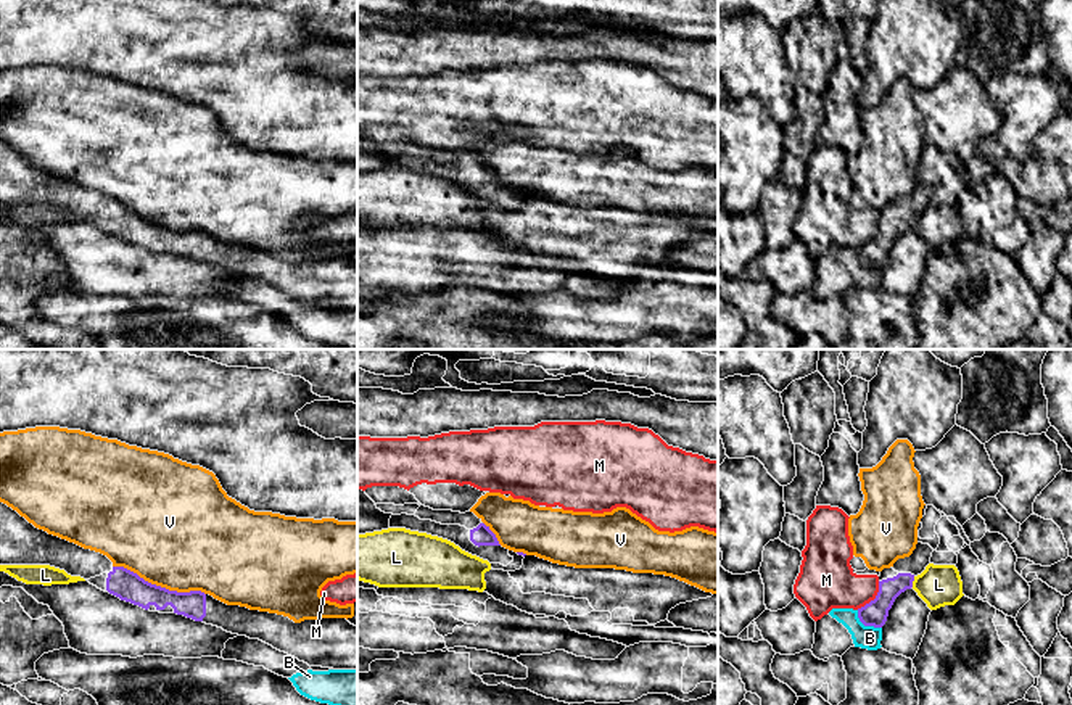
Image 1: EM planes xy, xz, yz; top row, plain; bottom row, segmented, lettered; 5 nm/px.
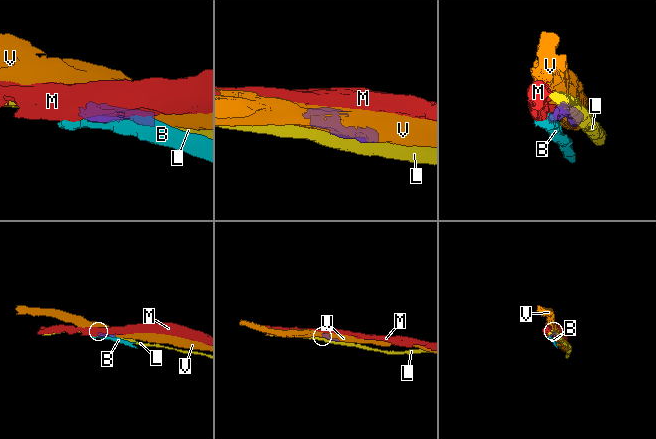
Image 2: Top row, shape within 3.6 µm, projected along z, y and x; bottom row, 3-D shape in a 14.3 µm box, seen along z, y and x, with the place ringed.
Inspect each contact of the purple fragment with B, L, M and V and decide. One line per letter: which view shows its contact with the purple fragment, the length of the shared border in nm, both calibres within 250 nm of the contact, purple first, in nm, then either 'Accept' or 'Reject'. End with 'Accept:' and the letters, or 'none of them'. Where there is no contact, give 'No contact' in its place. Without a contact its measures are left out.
B: Touches purple in yz. Shared border 160 nm. Thickness 130 nm (purple) against 120 nm. Reject
L: Touches purple in yz. Shared border 60 nm. Thickness 120 nm (purple) against 200 nm. Reject
M: Touches purple in yz. Shared border 180 nm. Thickness 130 nm (purple) against 280 nm. Reject
V: Touches purple in xy. Shared border 480 nm. Thickness 150 nm (purple) against 500 nm. Reject
Accept: none of them

